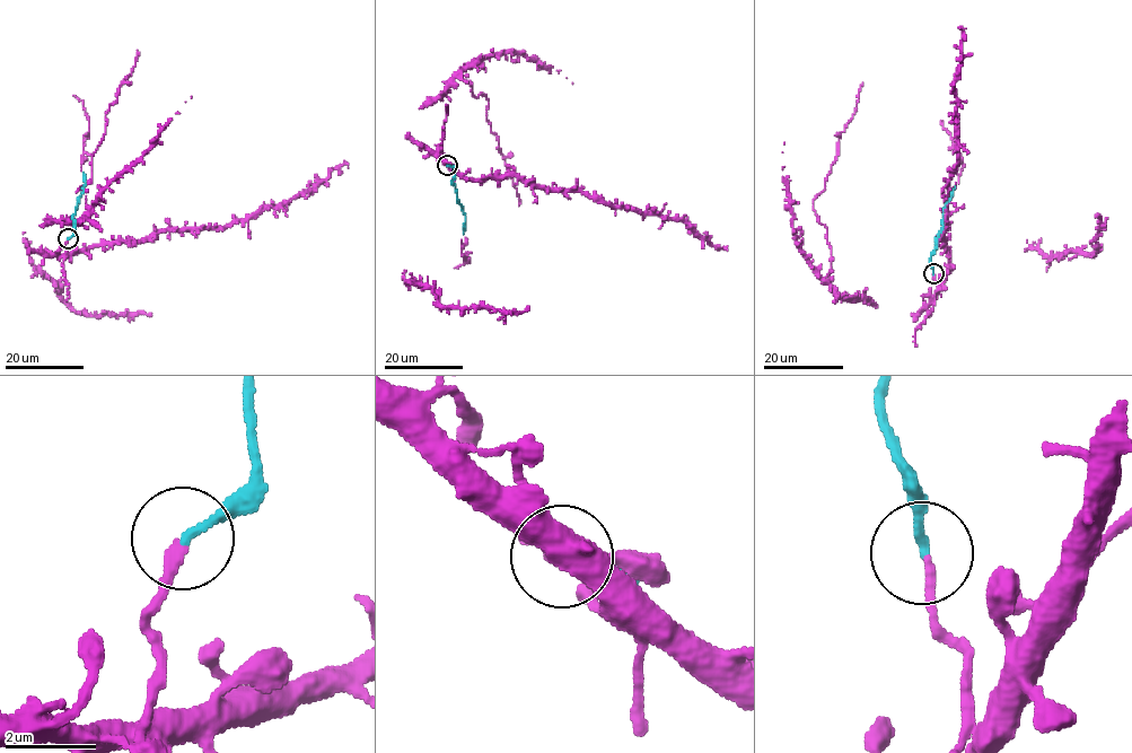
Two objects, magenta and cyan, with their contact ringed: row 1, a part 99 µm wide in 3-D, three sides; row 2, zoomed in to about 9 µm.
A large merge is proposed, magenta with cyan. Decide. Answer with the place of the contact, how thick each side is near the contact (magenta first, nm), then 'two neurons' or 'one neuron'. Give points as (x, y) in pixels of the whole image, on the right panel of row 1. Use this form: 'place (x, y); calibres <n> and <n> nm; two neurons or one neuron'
place (933, 273); calibres 200 and 190 nm; one neuron

